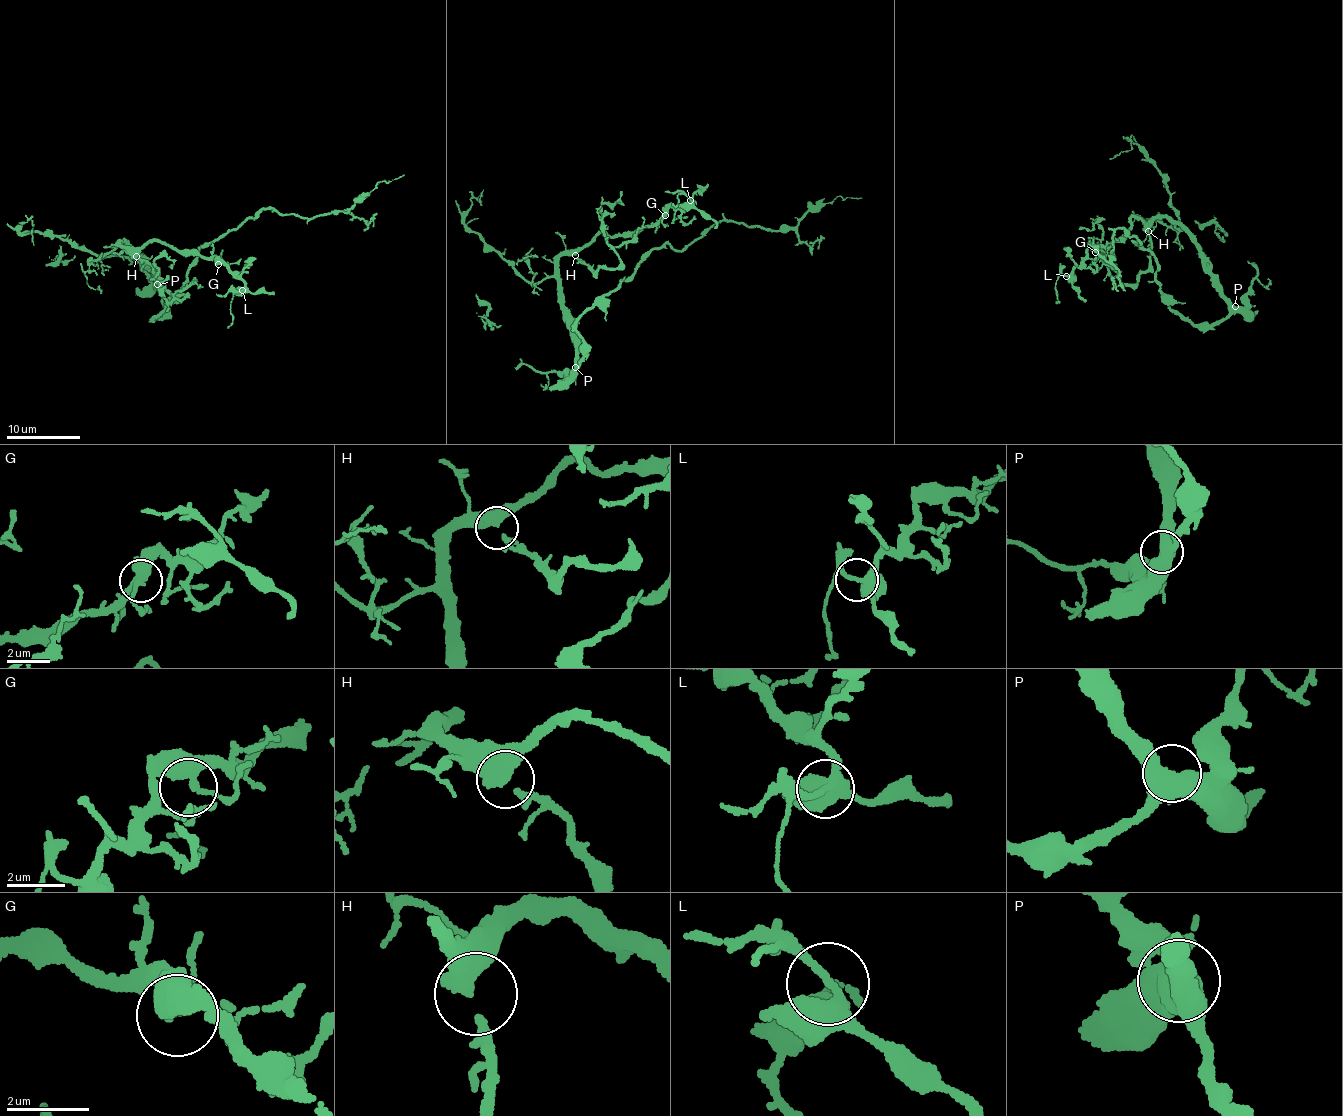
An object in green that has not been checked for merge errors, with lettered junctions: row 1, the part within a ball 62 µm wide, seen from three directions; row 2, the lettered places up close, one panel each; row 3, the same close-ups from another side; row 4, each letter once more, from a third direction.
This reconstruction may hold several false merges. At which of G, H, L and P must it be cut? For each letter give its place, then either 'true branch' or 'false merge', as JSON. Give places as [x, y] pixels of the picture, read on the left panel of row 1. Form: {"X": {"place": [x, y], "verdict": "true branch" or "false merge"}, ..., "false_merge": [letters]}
{"G": {"place": [218, 264], "verdict": "true branch"}, "H": {"place": [136, 256], "verdict": "true branch"}, "L": {"place": [242, 290], "verdict": "true branch"}, "P": {"place": [157, 284], "verdict": "true branch"}, "false_merge": []}

